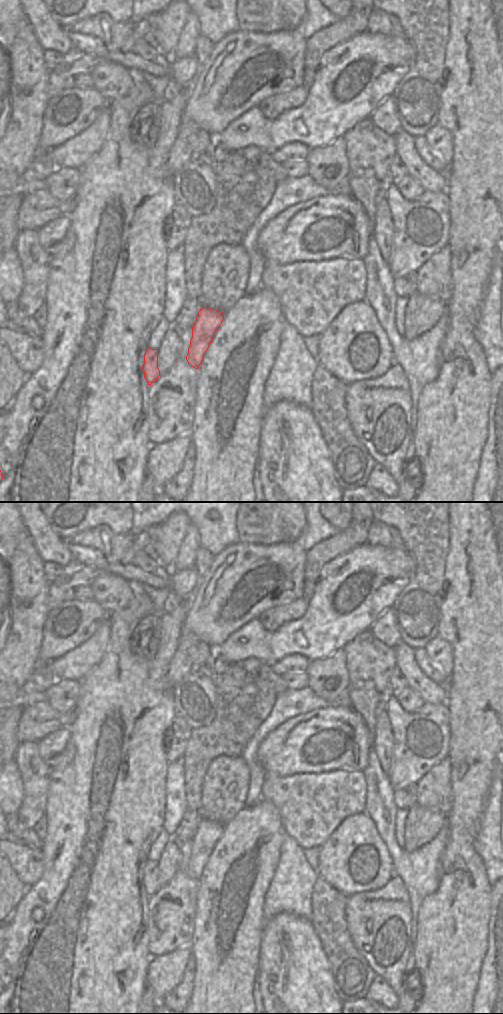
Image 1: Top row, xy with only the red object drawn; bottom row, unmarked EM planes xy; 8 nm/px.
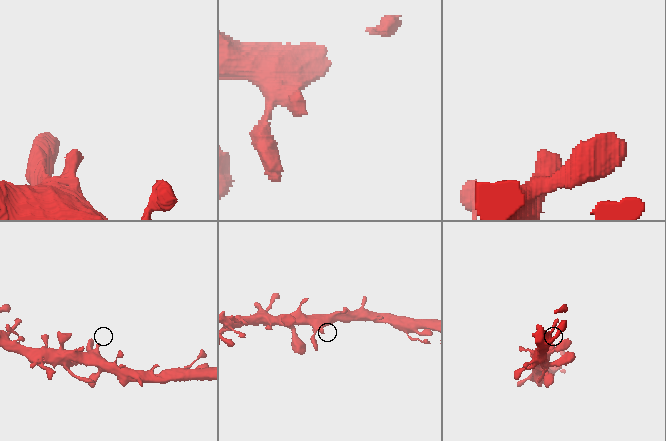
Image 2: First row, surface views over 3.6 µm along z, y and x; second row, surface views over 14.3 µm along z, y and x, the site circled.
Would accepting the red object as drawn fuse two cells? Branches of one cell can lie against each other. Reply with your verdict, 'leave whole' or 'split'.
leave whole

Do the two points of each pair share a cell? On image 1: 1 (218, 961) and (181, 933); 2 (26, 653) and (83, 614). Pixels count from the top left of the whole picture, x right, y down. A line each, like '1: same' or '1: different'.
1: different
2: different

